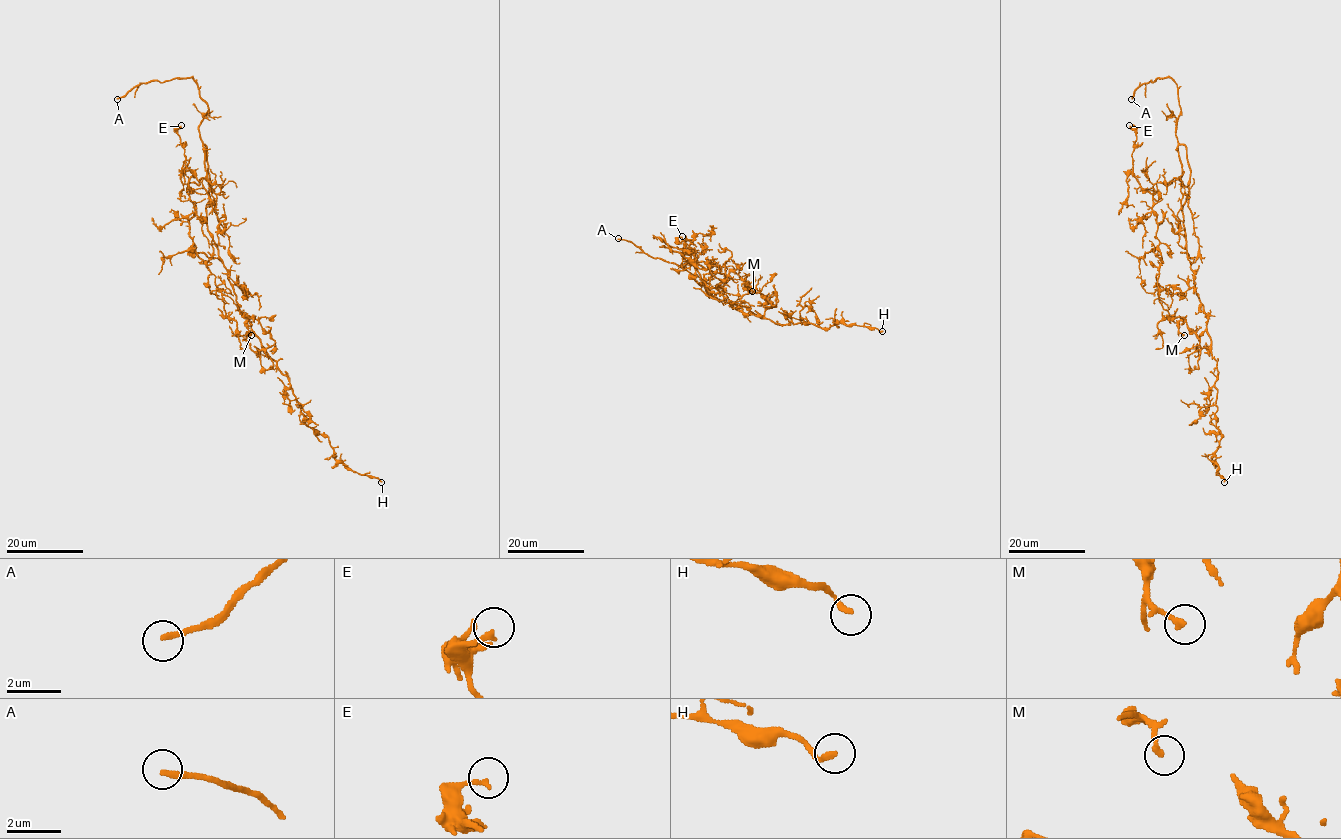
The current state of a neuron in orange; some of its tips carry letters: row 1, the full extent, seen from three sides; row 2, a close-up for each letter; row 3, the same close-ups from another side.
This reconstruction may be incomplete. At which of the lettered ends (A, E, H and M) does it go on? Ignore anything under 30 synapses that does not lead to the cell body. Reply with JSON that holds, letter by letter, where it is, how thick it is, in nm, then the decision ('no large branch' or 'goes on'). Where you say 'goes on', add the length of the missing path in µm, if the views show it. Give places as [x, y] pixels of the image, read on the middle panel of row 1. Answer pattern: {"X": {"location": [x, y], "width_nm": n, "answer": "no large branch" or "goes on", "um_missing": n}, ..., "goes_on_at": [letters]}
{"A": {"location": [618, 238], "width_nm": 220, "answer": "goes on", "um_missing": 25}, "E": {"location": [682, 236], "width_nm": 180, "answer": "no large branch"}, "H": {"location": [882, 331], "width_nm": 200, "answer": "no large branch"}, "M": {"location": [752, 291], "width_nm": 200, "answer": "no large branch"}, "goes_on_at": ["A"]}

